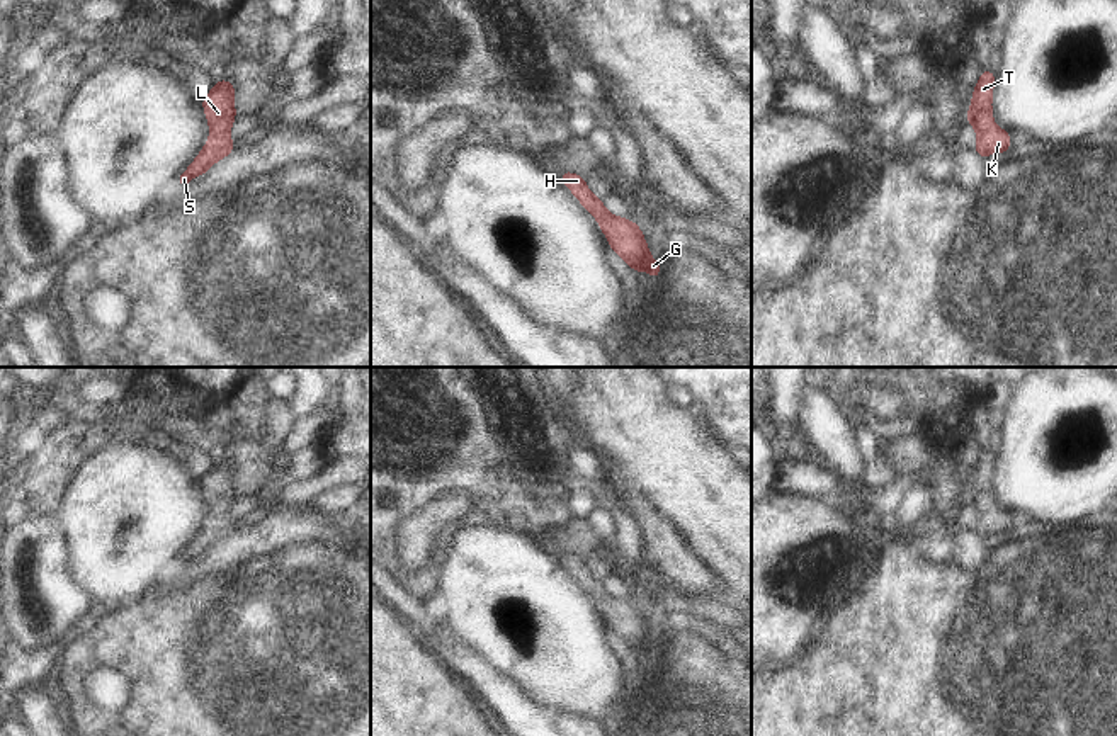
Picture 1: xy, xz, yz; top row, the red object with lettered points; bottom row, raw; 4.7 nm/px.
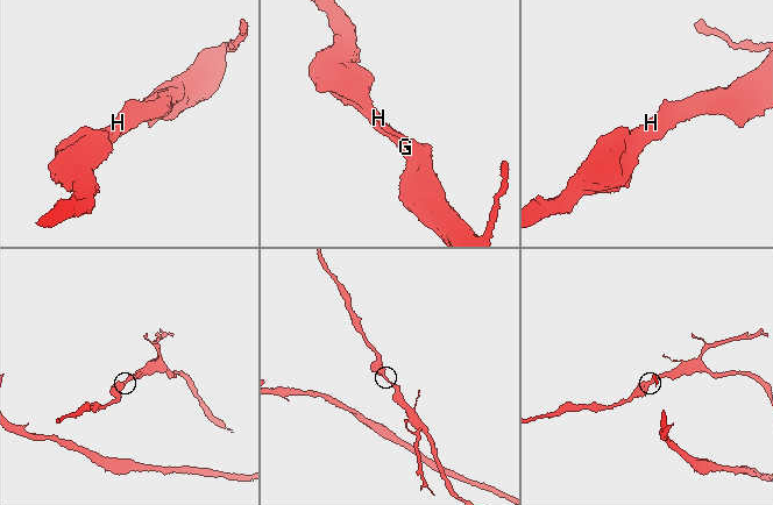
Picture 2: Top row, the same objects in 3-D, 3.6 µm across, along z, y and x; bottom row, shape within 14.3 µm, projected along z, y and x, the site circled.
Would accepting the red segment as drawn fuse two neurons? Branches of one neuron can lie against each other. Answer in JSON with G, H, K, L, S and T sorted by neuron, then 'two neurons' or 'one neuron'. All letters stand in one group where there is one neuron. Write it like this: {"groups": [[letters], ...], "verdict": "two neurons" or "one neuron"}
{"groups": [["G", "H", "K", "L", "S", "T"]], "verdict": "one neuron"}

